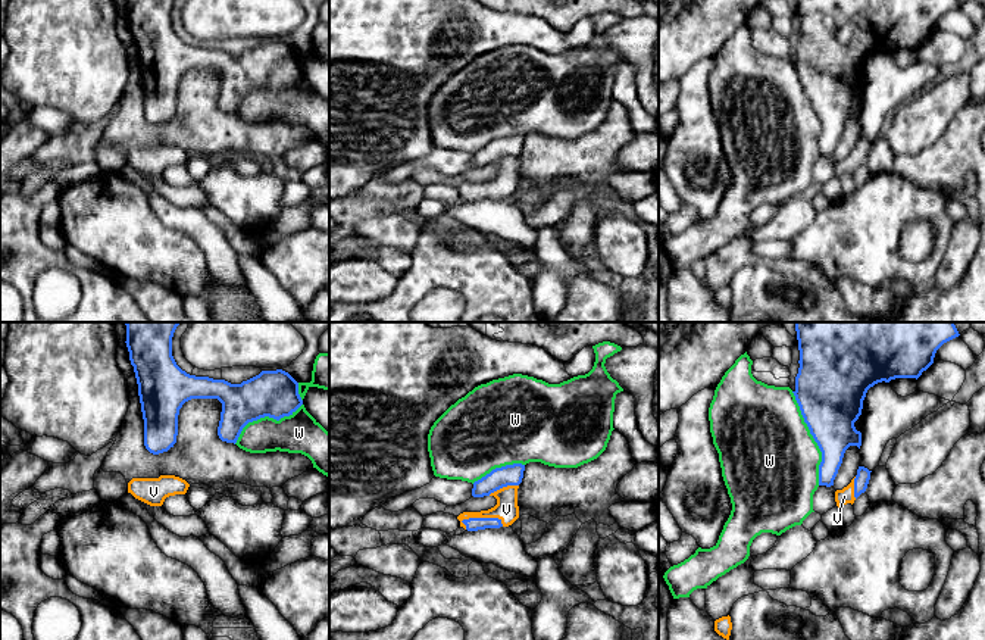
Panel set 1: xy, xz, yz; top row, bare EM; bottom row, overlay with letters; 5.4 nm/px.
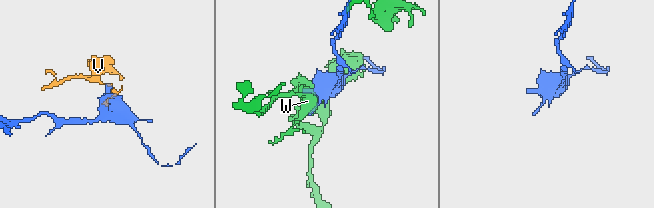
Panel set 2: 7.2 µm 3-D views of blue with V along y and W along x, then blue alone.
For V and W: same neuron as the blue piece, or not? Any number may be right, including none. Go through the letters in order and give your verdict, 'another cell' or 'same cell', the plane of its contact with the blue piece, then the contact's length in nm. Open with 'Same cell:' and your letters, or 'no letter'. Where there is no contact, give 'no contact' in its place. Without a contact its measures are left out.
Same cell: V
V: same cell; contact in xz; length 240 nm
W: another cell; contact in yz; length 550 nm

